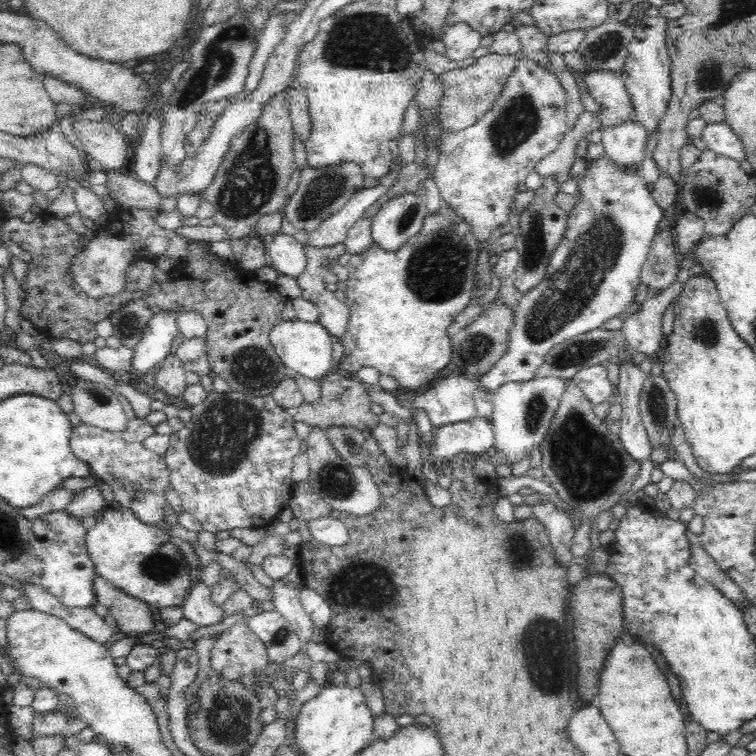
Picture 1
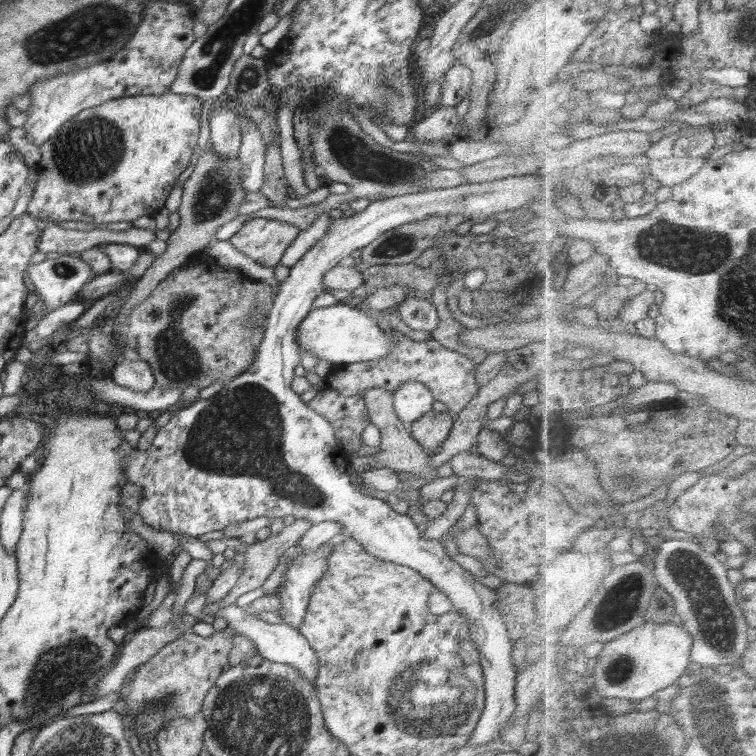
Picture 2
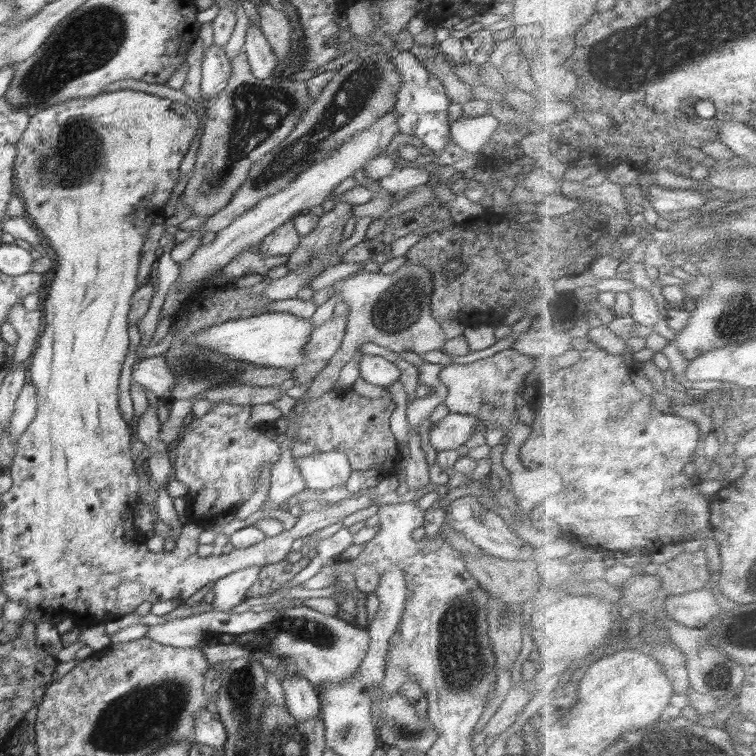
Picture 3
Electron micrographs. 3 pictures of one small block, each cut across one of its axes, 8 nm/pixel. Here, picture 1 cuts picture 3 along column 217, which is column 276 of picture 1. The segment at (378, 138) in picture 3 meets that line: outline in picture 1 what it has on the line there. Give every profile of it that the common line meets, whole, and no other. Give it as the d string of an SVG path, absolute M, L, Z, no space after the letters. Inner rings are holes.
M280 231L274 234L274 241L267 247L270 266L279 274L296 279L306 270L304 245L299 244L294 236L284 235Z

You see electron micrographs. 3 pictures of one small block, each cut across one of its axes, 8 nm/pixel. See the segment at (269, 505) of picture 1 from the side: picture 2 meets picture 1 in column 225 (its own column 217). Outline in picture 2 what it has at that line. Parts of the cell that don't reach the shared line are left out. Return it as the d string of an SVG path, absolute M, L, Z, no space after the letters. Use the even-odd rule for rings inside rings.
M547 159L532 164L544 164L542 170L524 166L517 175L494 182L482 184L464 184L458 188L444 188L444 190L426 189L422 192L393 196L372 201L368 207L352 216L330 218L326 234L314 244L310 251L302 257L300 262L290 267L289 276L279 284L277 295L272 301L272 308L266 316L264 336L258 343L256 359L246 371L236 375L234 379L223 386L222 391L208 399L196 399L189 407L172 412L168 423L158 429L152 444L147 450L138 448L130 451L122 461L122 472L130 484L142 488L139 516L152 526L154 530L178 532L190 537L200 537L206 532L223 530L230 524L244 524L255 518L268 517L284 518L294 516L296 519L306 519L312 524L324 521L334 521L342 525L343 534L347 538L356 539L366 552L378 560L404 565L419 572L434 587L446 594L453 602L454 609L461 610L468 618L470 637L480 655L479 666L483 669L485 678L485 707L476 729L467 746L484 746L489 742L496 742L505 737L505 727L516 710L515 680L523 662L519 650L512 644L507 626L501 613L497 610L497 594L483 586L480 581L466 571L459 563L446 553L440 540L424 537L424 531L410 517L397 513L382 499L364 495L350 481L349 453L341 450L336 441L334 427L314 410L310 409L300 395L291 388L294 381L294 368L301 361L300 346L296 330L298 324L314 309L316 297L325 289L324 275L328 270L338 266L342 258L351 256L355 250L361 250L371 244L383 232L391 228L398 228L404 224L448 216L448 214L462 214L465 220L480 216L495 217L498 212L511 210L515 212L536 210L546 215L553 215L564 208L578 203L580 189L572 188L560 180L549 177Z

